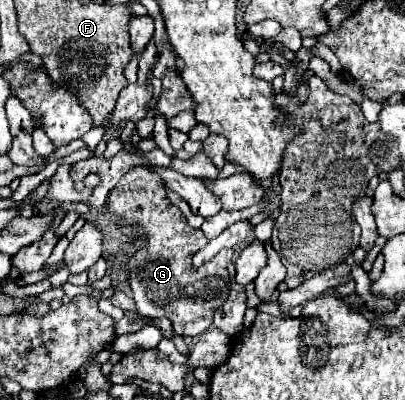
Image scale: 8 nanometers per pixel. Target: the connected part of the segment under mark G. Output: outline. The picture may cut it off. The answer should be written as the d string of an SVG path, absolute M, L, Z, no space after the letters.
M133 167L127 175L123 175L111 191L107 205L109 211L119 217L123 227L137 227L145 235L145 247L125 259L137 311L151 319L171 319L175 333L181 337L197 337L205 333L213 323L213 313L229 297L227 265L233 257L233 249L225 249L221 255L215 255L209 263L205 263L205 267L193 271L191 257L203 247L207 237L201 229L189 227L179 207L167 199L161 177L153 175L147 167Z

